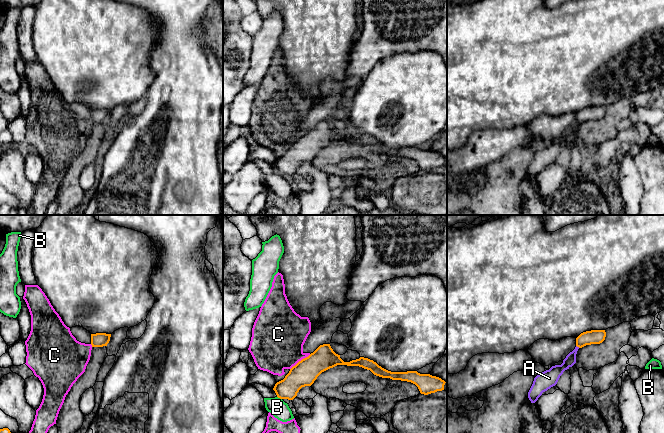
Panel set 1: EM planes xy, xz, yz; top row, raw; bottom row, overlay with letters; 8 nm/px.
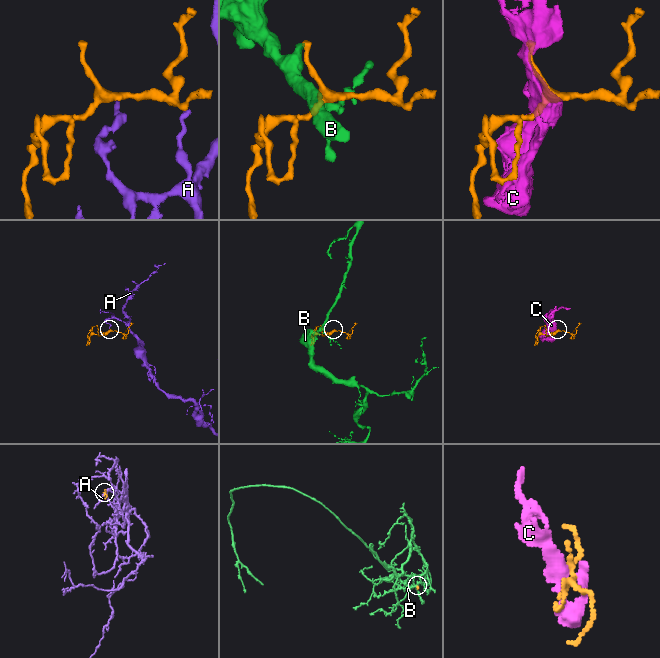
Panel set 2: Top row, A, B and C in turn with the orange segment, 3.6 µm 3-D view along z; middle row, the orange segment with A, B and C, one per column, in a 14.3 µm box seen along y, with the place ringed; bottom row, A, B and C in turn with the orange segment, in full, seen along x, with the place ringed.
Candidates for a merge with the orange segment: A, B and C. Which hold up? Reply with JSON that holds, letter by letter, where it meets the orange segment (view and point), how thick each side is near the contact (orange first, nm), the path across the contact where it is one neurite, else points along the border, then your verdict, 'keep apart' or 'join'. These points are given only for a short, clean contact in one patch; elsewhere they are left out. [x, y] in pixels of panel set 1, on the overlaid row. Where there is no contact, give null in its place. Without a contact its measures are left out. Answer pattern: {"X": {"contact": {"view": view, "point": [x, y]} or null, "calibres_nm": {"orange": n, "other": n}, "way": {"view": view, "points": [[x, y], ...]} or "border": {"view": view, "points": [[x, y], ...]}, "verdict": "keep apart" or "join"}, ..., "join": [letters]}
{"A": {"contact": {"view": "yz", "point": [578, 346]}, "calibres_nm": {"orange": 110, "other": 90}, "way": {"view": "yz", "points": [[594, 336], [586, 338], [578, 346], [570, 360]]}, "verdict": "join"}, "B": {"contact": {"view": "xz", "point": [279, 397]}, "calibres_nm": {"orange": 190, "other": 150}, "verdict": "keep apart"}, "C": {"contact": {"view": "xz", "point": [301, 360]}, "calibres_nm": {"orange": 200, "other": 420}, "verdict": "keep apart"}, "join": ["A"]}

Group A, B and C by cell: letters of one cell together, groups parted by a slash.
A / B / C

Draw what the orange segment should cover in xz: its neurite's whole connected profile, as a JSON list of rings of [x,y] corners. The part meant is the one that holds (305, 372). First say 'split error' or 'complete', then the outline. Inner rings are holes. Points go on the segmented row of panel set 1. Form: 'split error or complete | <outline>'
complete | [[[323,344],[293,366],[285,378],[275,384],[273,390],[278,398],[293,400],[302,387],[311,386],[322,372],[337,365],[359,366],[382,378],[411,382],[424,395],[444,390],[446,383],[439,377],[420,374],[417,371],[391,372],[364,357],[344,362],[340,355],[333,351],[330,344]]]

